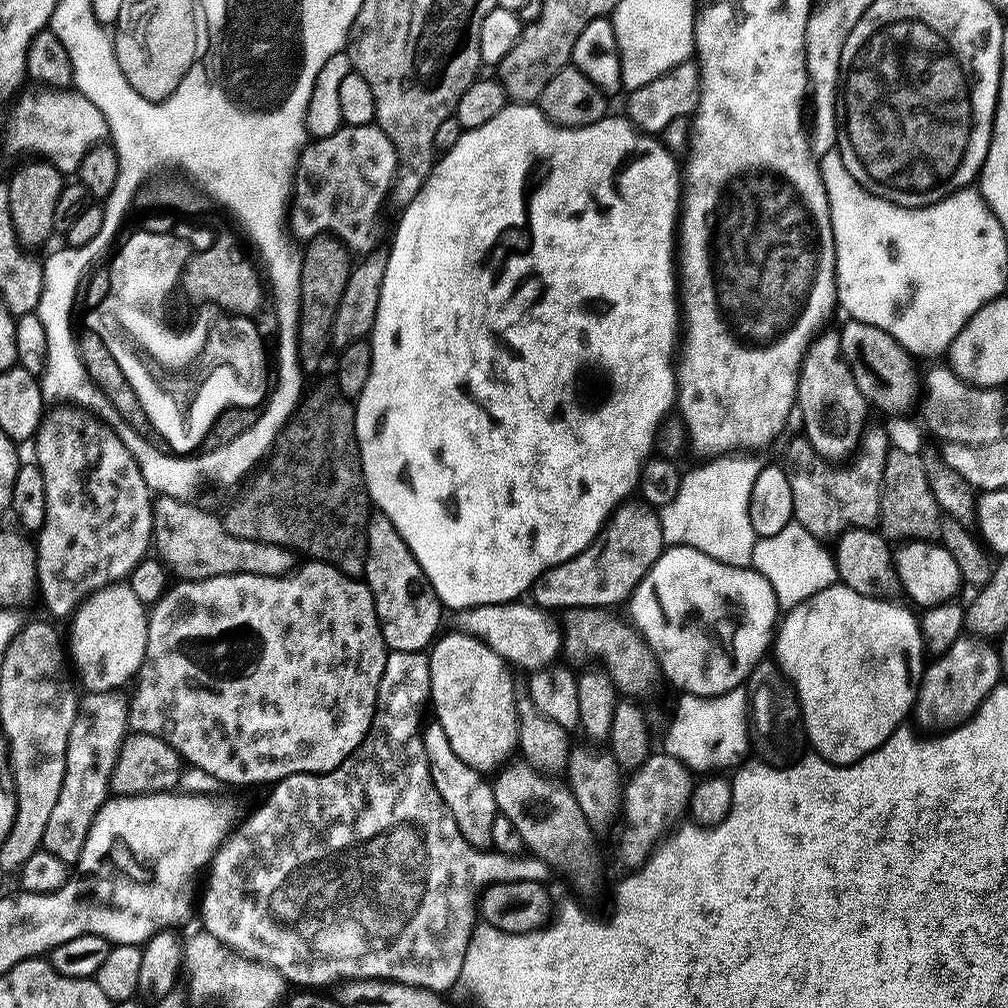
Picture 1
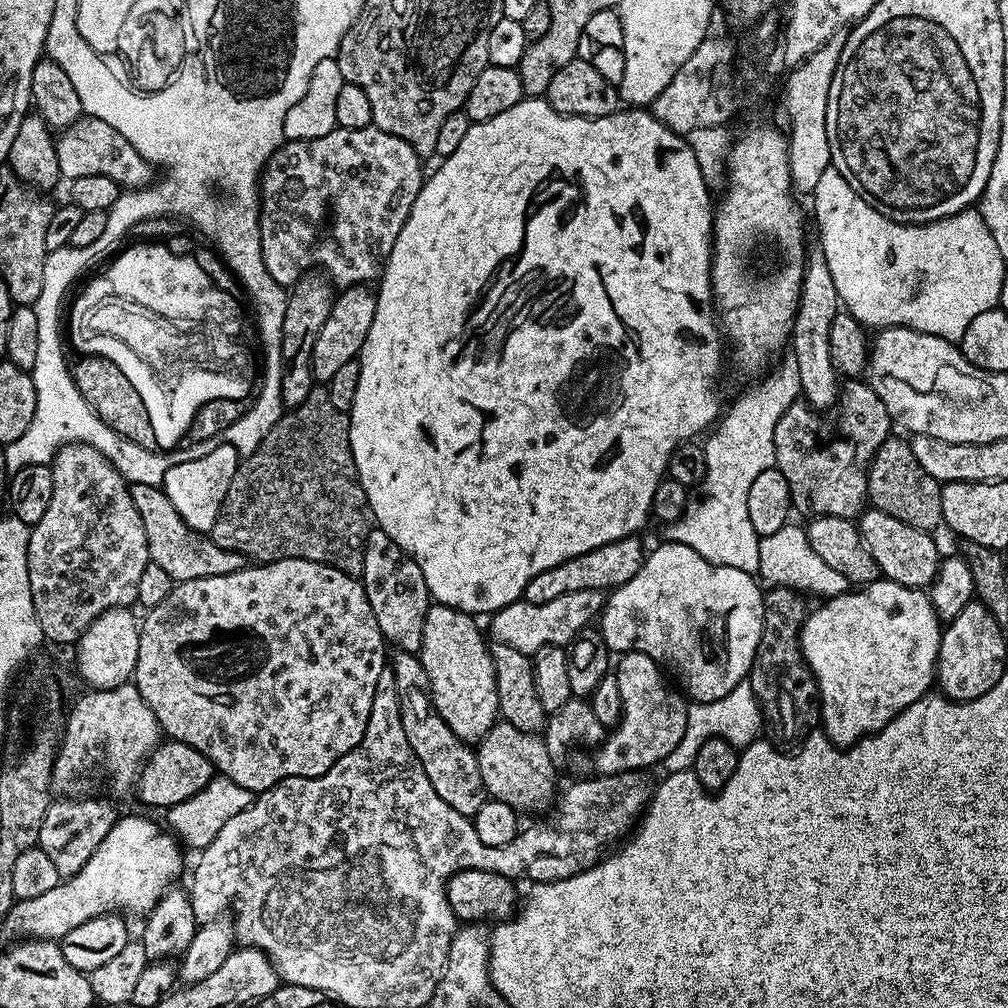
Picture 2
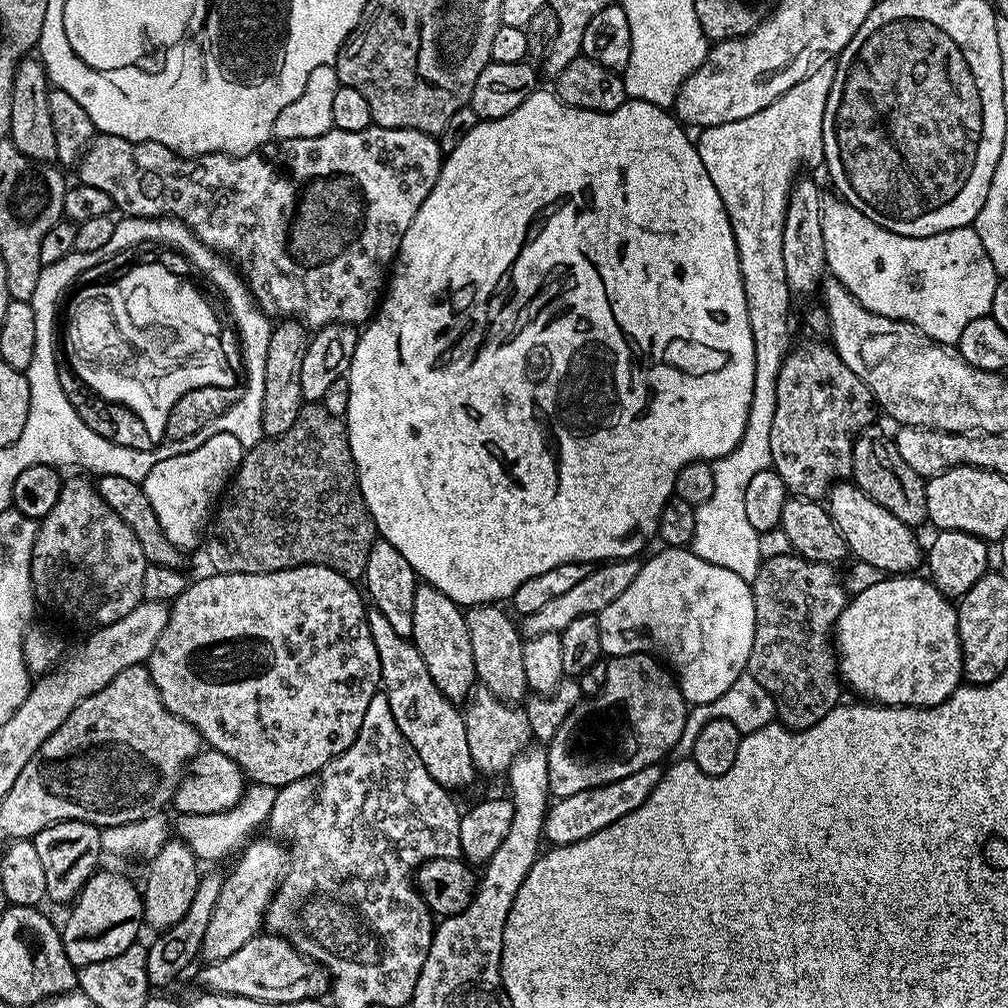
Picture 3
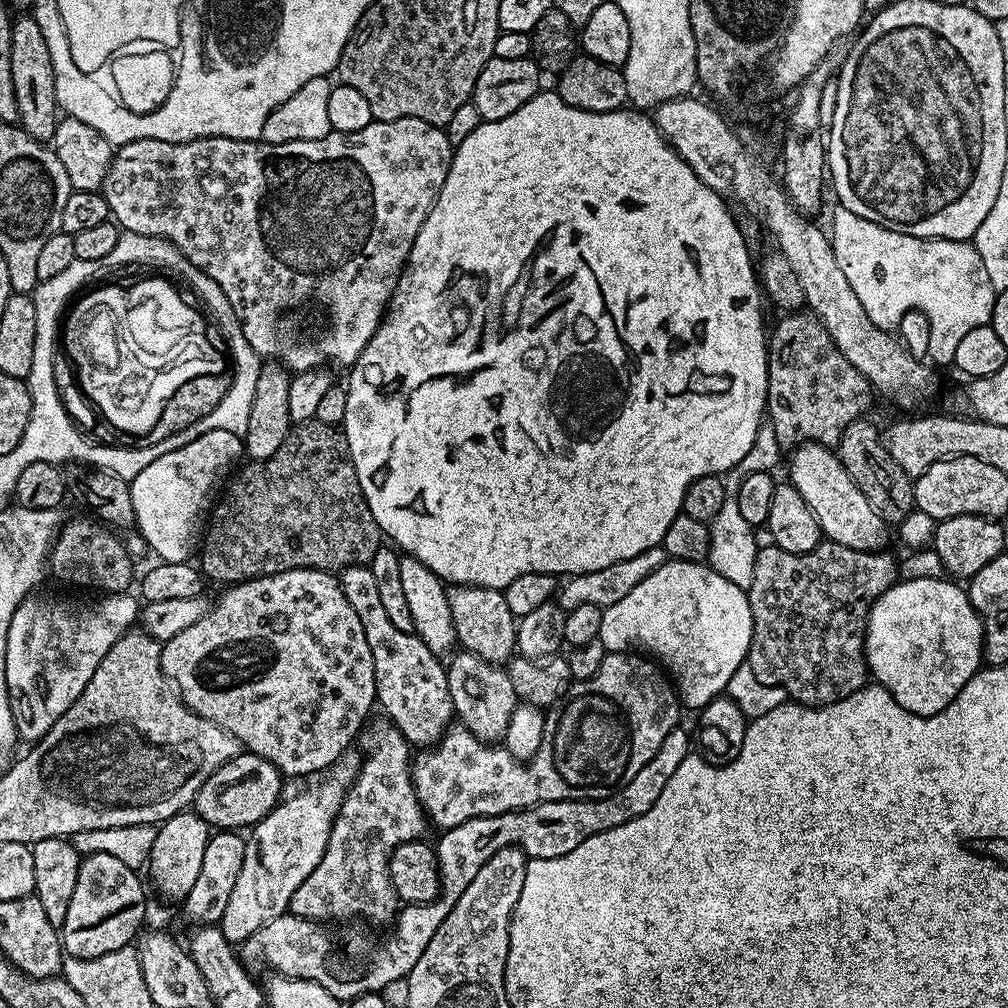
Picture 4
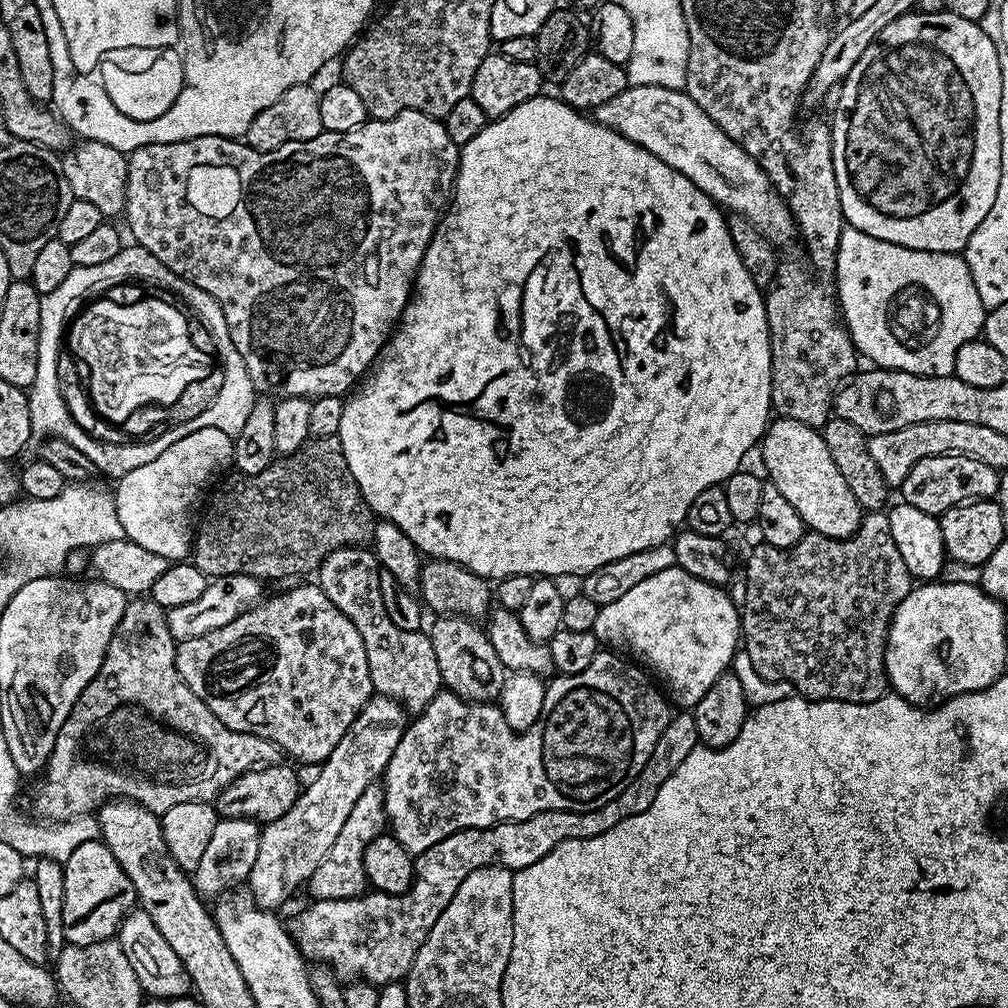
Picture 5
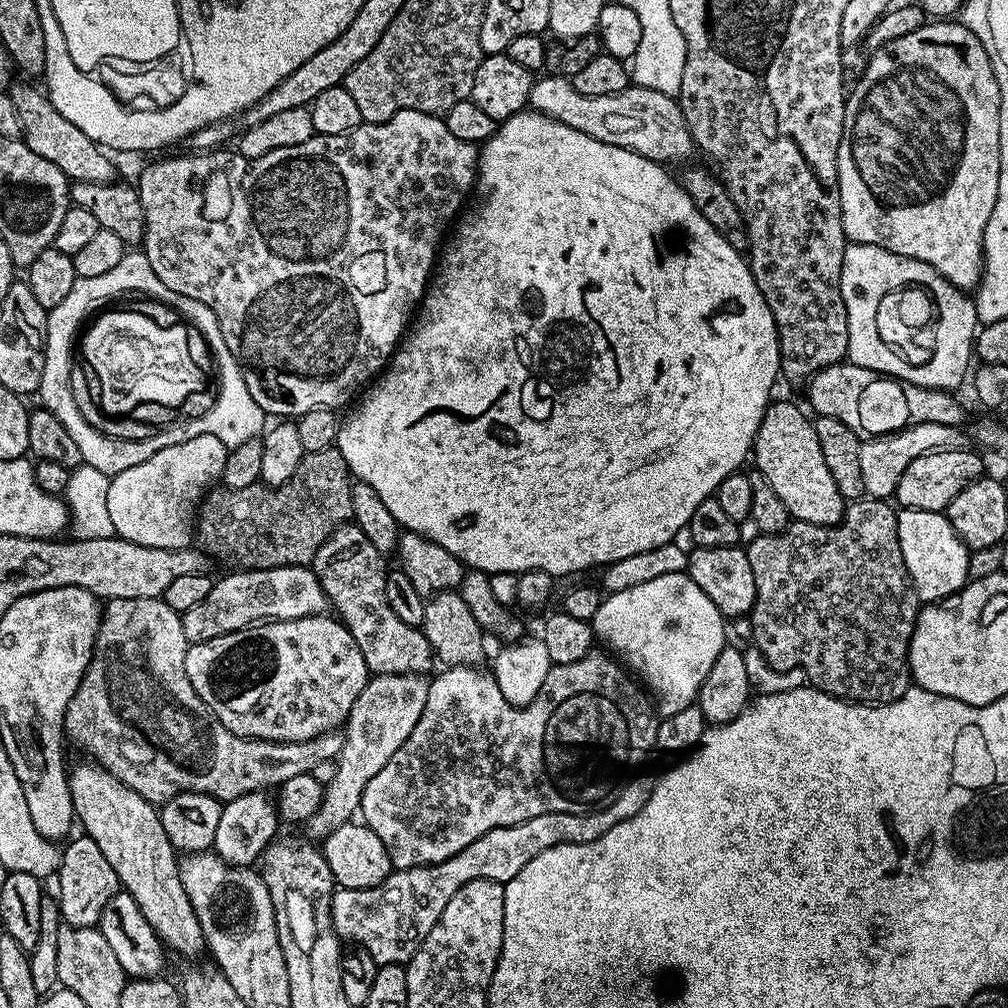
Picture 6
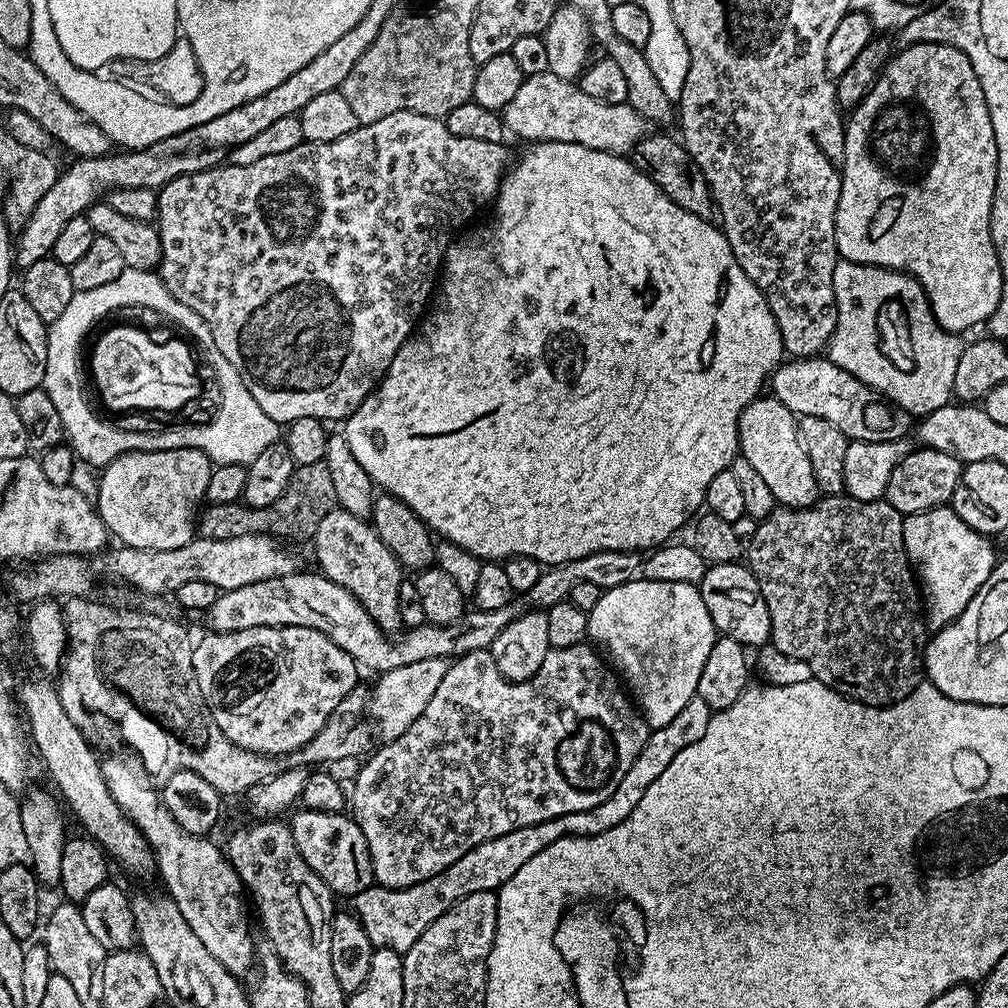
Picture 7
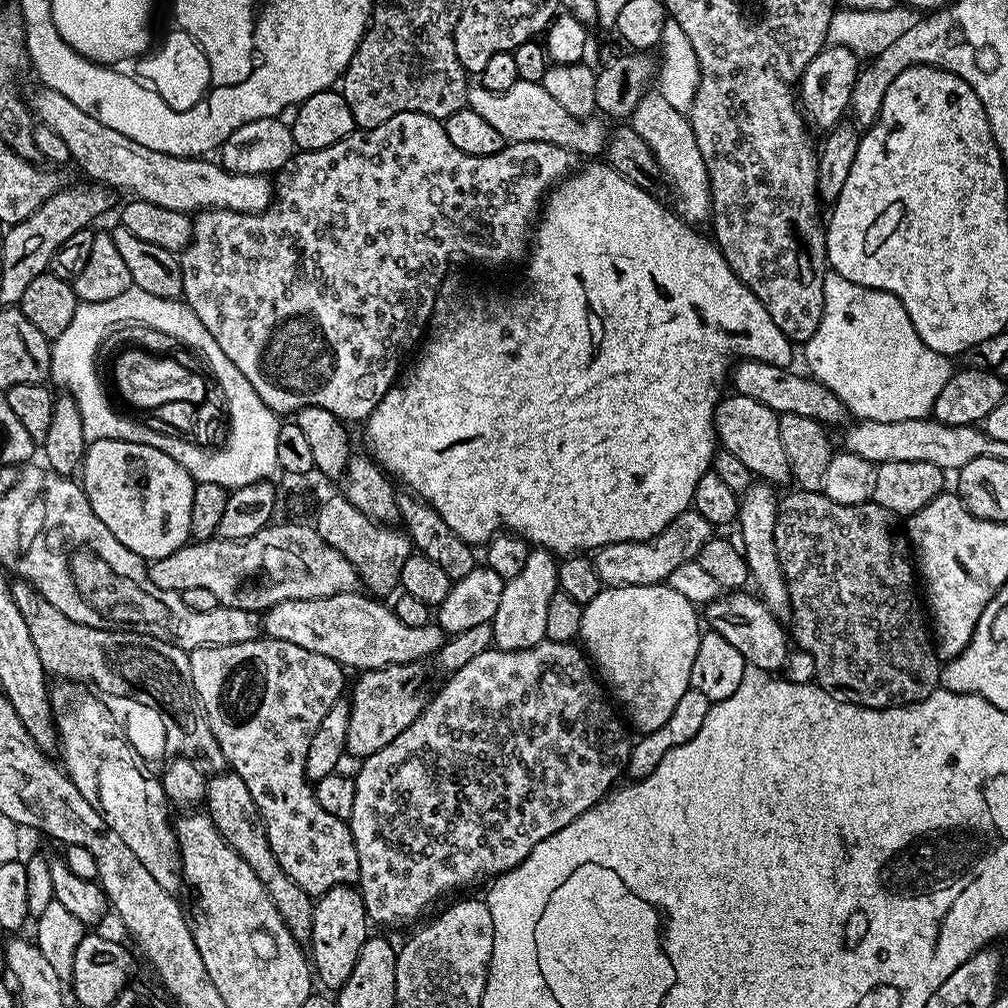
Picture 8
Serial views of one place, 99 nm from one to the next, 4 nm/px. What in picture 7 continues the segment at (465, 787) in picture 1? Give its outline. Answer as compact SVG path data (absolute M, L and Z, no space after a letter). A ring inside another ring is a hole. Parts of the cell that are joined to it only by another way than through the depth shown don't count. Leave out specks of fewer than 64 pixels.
M338 506L334 510L330 510L330 514L326 514L326 518L322 518L322 522L318 522L318 530L312 535L310 544L311 547L316 547L316 560L320 563L318 568L322 575L330 578L330 582L338 582L338 586L350 590L353 598L364 607L366 614L370 614L370 618L385 634L396 634L401 631L398 590L406 576L398 557L390 554L390 550L386 550L386 542L382 542L382 538L378 538L378 534L372 529L368 520L358 518L345 508Z

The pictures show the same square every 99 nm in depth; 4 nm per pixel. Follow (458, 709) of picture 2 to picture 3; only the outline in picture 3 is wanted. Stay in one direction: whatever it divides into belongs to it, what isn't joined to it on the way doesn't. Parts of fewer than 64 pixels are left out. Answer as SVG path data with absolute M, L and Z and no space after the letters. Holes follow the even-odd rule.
M421 583L414 594L414 626L410 639L418 654L422 654L422 662L426 662L430 678L434 678L444 697L453 702L467 701L477 678L474 654L470 654L470 630L466 630L466 618L461 605L442 594L442 590Z

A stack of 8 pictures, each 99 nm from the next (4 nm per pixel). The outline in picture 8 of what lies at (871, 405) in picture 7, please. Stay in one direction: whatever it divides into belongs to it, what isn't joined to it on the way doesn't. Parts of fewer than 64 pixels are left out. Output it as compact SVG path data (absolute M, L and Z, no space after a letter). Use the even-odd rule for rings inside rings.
M744 358L739 361L740 364L732 372L732 384L735 395L745 396L746 398L754 398L754 402L762 402L766 406L770 406L770 410L774 410L777 414L782 412L789 412L790 414L802 414L806 418L814 418L819 420L825 426L833 426L839 422L843 416L846 416L846 409L841 400L839 400L827 386L820 383L819 380L813 378L811 375L803 374L799 376L798 373L792 372L788 368L779 368L773 364L767 364L761 360L754 360L751 358Z

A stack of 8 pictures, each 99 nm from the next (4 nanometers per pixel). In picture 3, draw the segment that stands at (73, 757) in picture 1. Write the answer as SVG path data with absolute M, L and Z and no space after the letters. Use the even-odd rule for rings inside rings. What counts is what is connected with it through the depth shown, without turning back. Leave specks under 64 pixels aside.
M67 820L46 826L37 836L33 836L31 842L38 850L39 860L43 865L43 872L46 874L47 899L51 902L75 901L86 881L98 870L96 864L102 857L100 847L101 829L95 828L92 824Z

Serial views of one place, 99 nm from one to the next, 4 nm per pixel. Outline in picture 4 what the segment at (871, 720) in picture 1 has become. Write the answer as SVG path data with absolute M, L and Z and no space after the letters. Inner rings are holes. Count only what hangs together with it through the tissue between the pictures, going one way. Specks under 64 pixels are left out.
M932 576L901 579L887 588L868 611L864 656L868 660L871 679L881 684L892 695L894 702L898 702L898 706L919 716L933 716L941 712L982 667L984 627L980 615L959 583L943 579L935 580Z

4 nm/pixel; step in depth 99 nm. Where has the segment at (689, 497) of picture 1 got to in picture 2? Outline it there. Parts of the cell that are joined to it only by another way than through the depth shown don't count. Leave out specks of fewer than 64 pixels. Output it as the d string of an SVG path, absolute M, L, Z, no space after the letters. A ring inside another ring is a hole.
M785 358L776 369L774 368L767 373L769 376L761 384L746 389L737 398L732 409L729 412L727 409L721 415L714 430L707 433L708 441L703 441L702 444L706 458L704 479L700 481L698 491L689 499L682 518L678 518L666 528L667 539L671 543L690 546L690 550L702 554L702 558L706 558L711 564L730 566L753 574L759 573L760 570L758 550L762 538L756 533L754 526L750 526L750 513L746 511L746 498L750 498L750 482L754 482L754 478L758 478L762 470L770 470L776 466L774 426L778 426L778 418L782 418L782 414L786 414L788 407L797 403L801 395L795 360Z

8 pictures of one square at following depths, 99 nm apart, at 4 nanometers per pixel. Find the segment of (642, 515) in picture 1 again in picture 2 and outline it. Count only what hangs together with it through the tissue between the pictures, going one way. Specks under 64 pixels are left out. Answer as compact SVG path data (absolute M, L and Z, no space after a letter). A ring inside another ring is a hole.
M639 535L627 536L618 542L610 542L598 550L582 554L578 558L570 558L550 570L542 570L542 574L530 578L523 599L535 604L545 604L546 602L554 602L554 598L574 590L604 592L605 590L620 588L626 582L630 582L630 578L634 578L634 574L638 574L638 570L644 564L646 547L644 548L640 539Z

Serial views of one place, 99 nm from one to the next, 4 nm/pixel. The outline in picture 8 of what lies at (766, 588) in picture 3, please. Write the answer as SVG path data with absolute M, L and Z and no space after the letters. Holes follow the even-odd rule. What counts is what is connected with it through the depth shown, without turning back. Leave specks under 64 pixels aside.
M792 490L789 496L781 495L776 505L776 525L774 526L774 546L780 559L784 575L788 577L788 593L790 594L790 636L795 647L810 654L816 667L815 683L839 700L857 704L863 708L894 708L897 704L913 704L925 700L930 693L935 692L940 684L942 660L922 607L922 596L918 591L918 576L914 571L914 560L910 555L910 545L907 535L898 525L896 513L882 506L865 502L862 504L843 504L826 498L823 491L805 492Z

